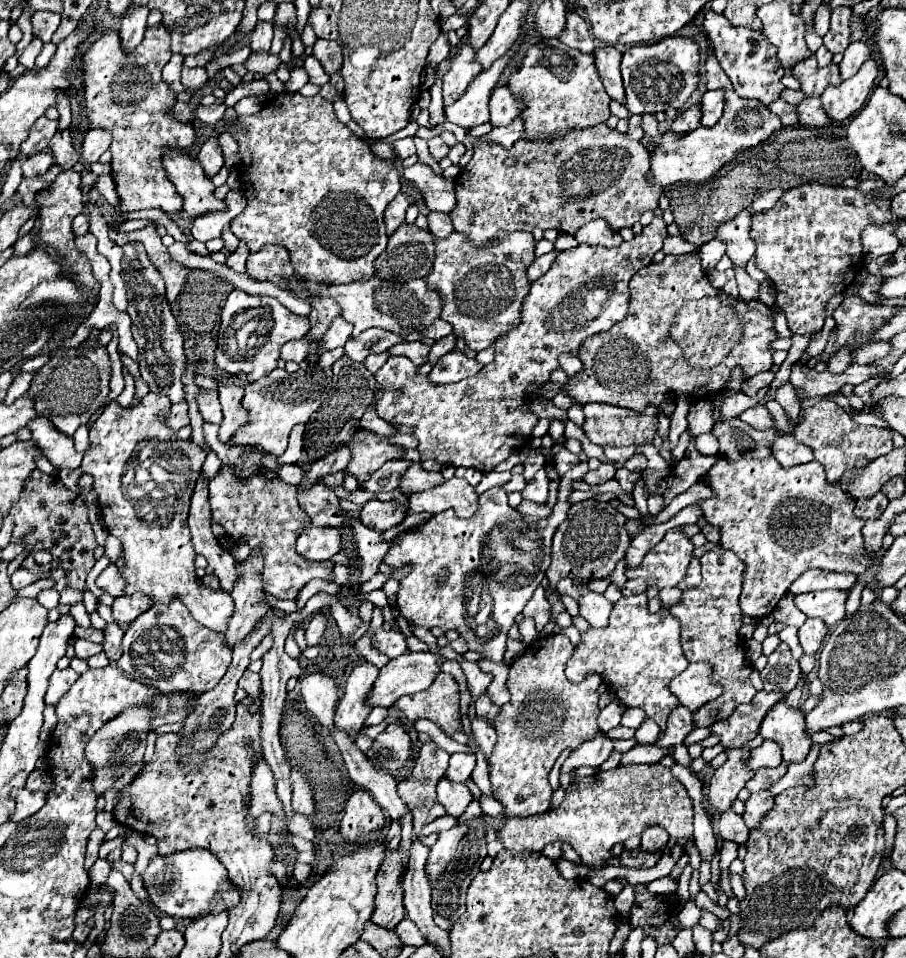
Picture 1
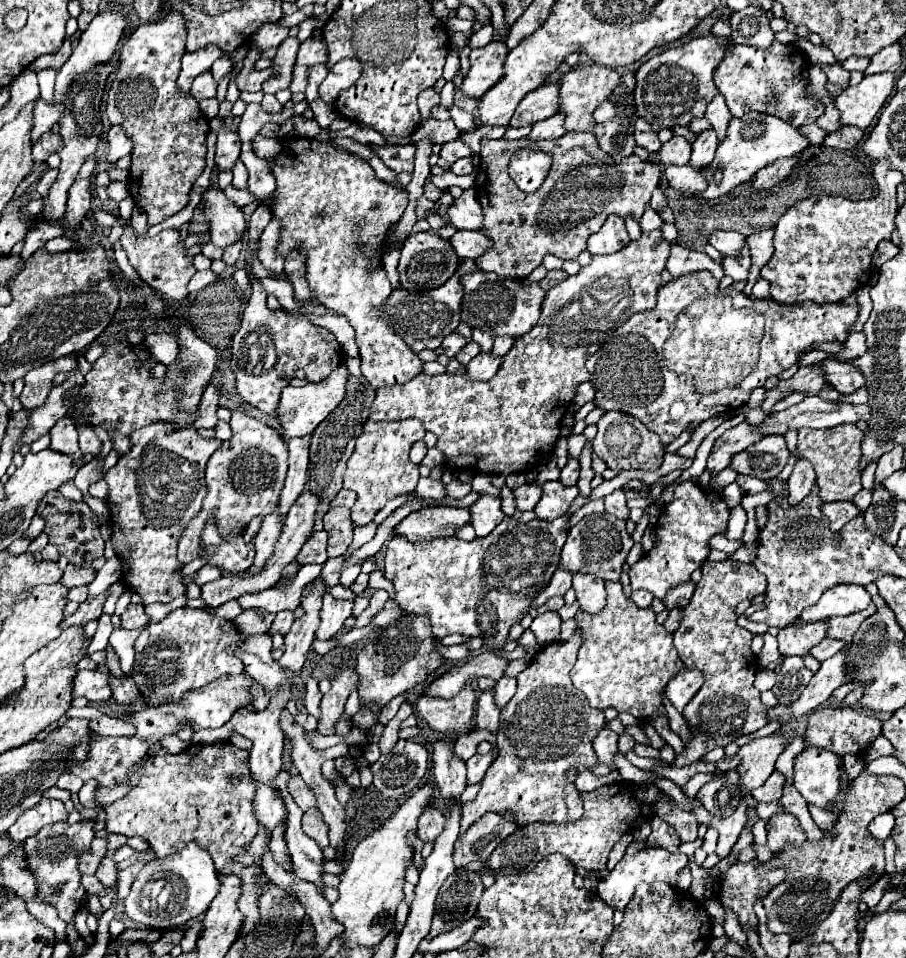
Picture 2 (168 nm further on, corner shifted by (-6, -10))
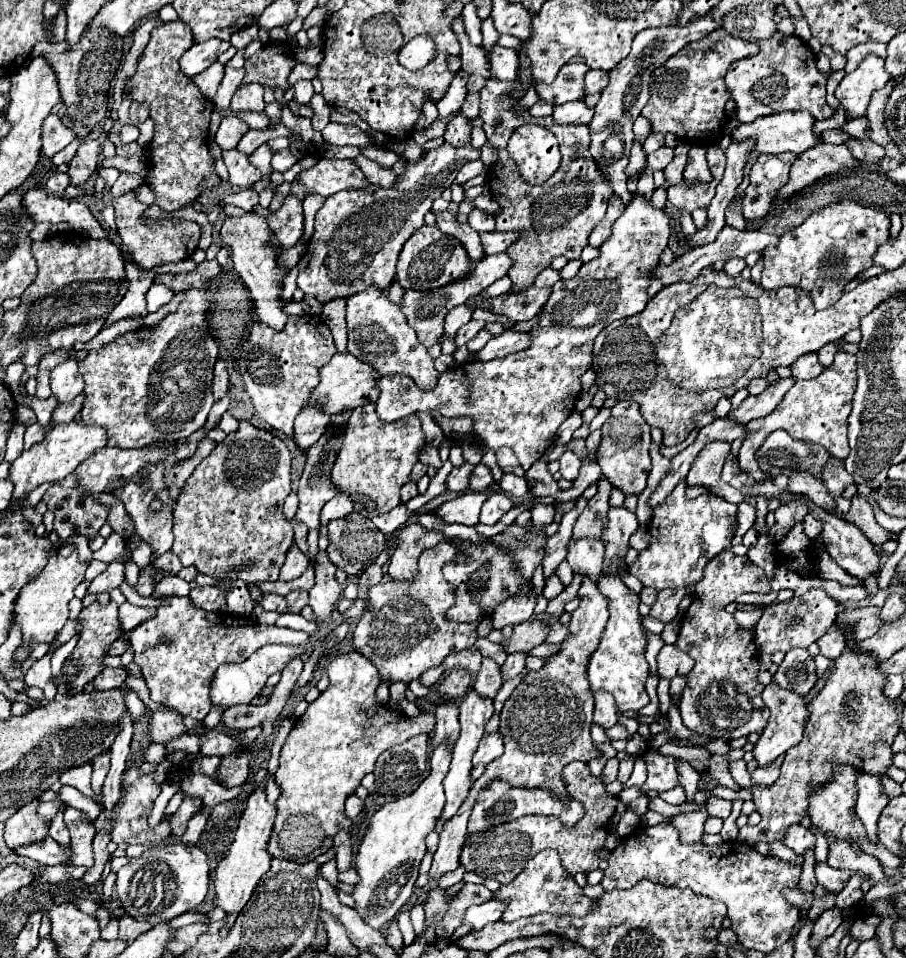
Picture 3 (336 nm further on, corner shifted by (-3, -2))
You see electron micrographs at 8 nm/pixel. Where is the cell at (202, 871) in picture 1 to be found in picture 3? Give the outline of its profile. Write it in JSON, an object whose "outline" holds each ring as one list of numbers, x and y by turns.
{"outline":[[176,844,158,850,146,850,142,856,130,858,130,862,118,870,116,892,128,916,146,920,150,924,160,924,194,910,206,898,210,882,208,872,208,858,198,846]]}

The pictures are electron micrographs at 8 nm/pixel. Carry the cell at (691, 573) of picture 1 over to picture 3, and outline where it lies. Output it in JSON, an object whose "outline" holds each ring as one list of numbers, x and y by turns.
{"outline":[[668,588,668,590,658,592,656,604,652,606,650,616,662,620,664,624,670,622,670,620,676,616,676,612,678,612,678,604,680,604,680,600,682,600,685,595,686,589,670,590,670,588]]}

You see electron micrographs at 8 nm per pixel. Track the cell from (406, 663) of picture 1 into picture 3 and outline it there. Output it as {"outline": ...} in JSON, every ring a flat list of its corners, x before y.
{"outline":[[538,620,536,622,522,622,522,624,514,626,510,640,504,642,502,648,506,650,506,654,530,652,534,646,544,642,546,634,548,634,548,626,544,622,538,622]]}

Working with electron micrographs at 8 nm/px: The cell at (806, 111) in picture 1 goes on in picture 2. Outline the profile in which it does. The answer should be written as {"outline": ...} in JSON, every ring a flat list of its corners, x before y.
{"outline":[[843,126,839,132,831,132,825,138,825,146,835,148,835,150,851,150,863,140,863,136,865,136,863,130,853,128,853,126]]}

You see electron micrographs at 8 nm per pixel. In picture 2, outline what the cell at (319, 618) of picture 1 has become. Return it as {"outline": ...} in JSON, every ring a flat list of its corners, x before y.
{"outline":[[325,594,321,600,323,600,323,606,319,610,321,622,319,622,319,628,315,632,315,638,317,640,329,640,341,632,343,622,351,616,353,602,337,600,331,594]]}

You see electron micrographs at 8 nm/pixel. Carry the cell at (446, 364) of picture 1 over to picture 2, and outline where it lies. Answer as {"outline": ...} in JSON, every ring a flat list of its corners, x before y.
{"outline":[[481,352,467,364,467,376,471,380,491,380,501,366,501,356,493,356,491,352]]}

